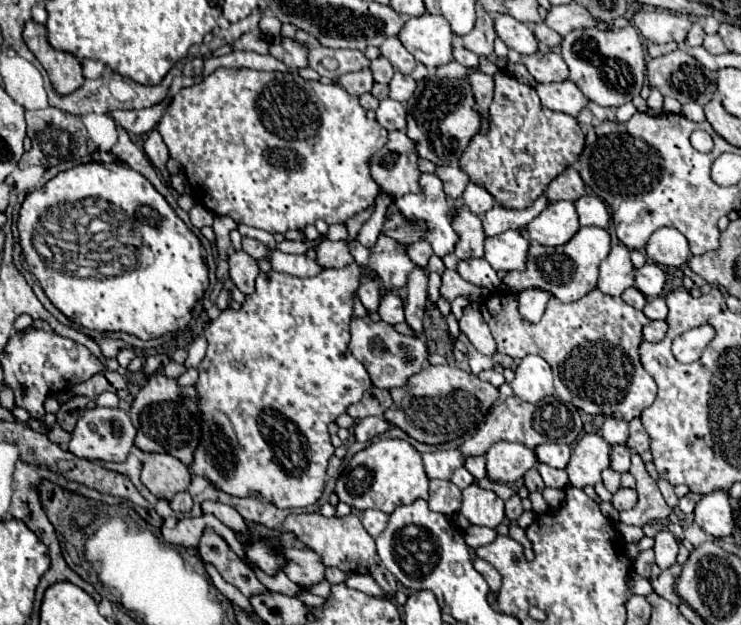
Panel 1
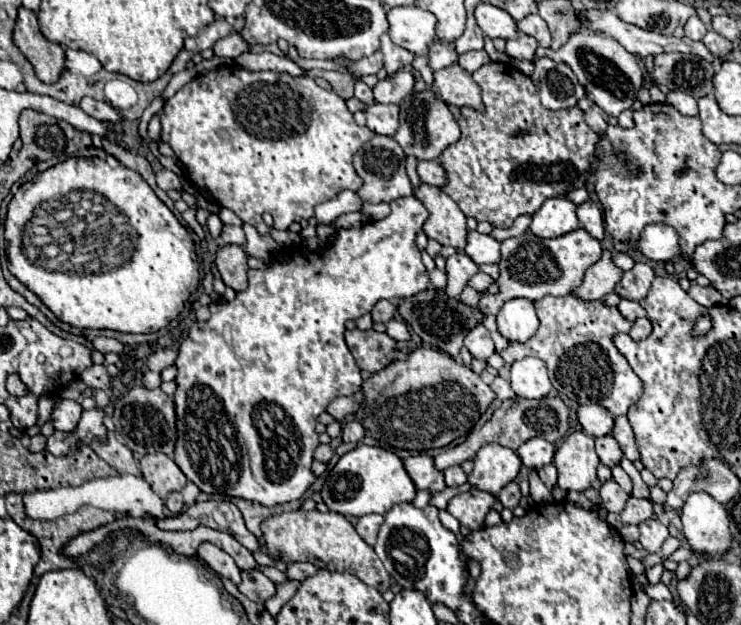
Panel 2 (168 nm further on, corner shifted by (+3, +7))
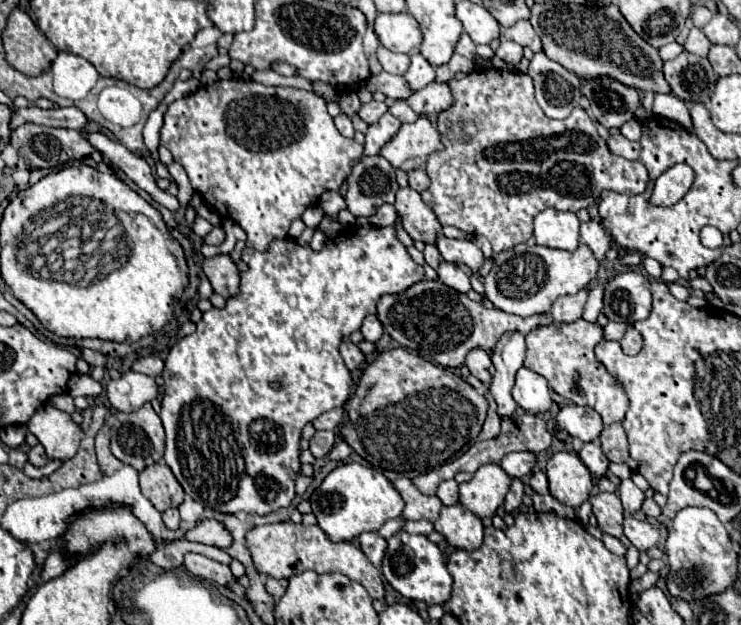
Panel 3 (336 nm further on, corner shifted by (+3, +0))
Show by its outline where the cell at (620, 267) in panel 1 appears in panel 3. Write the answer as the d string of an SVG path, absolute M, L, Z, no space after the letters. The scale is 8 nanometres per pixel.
M419 281L415 287L409 287L407 291L399 295L383 295L379 299L377 307L377 317L383 323L383 329L403 347L417 351L423 359L435 361L441 367L455 369L463 365L467 351L475 347L483 347L491 351L497 343L497 339L505 331L521 331L527 335L533 327L539 323L549 323L549 321L563 321L563 323L573 323L583 315L585 303L587 303L589 291L581 289L573 295L563 295L559 297L551 311L547 315L533 315L533 317L519 317L511 315L499 309L485 309L477 301L471 301L465 293L451 291L451 287L443 287L439 281Z

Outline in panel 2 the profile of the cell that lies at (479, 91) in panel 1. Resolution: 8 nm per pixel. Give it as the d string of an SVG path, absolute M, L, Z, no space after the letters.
M451 64L447 68L441 68L439 72L433 72L431 90L449 106L471 106L475 110L483 110L479 86L459 64Z

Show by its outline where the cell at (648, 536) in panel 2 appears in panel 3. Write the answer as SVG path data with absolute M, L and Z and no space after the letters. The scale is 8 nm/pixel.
M629 517L623 521L623 529L625 529L625 537L639 551L647 551L651 547L657 547L657 543L659 543L659 531L649 521L637 521L637 519Z

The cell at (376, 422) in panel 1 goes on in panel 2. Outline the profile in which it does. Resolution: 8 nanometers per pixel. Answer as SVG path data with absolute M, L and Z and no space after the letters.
M351 420L343 426L343 436L341 436L343 442L359 442L363 436L365 436L365 428L361 426L359 420Z

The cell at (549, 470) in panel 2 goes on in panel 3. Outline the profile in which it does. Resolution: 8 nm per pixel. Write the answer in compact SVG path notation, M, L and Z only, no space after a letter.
M535 471L533 475L531 475L531 481L529 481L529 485L537 491L537 493L541 493L541 495L547 495L549 493L549 483L547 483L547 475L543 473L543 471Z

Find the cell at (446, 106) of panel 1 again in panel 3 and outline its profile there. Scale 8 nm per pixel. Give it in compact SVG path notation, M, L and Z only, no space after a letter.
M421 115L413 123L403 123L399 133L381 149L381 155L393 167L413 171L425 167L427 157L441 149L445 149L445 145L437 125Z

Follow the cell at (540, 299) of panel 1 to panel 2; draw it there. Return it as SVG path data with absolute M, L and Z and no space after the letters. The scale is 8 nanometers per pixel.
M515 298L505 302L497 314L497 332L509 342L527 342L539 328L535 306L531 300Z

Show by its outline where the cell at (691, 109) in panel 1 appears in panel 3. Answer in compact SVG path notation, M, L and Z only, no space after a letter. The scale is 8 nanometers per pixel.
M659 93L659 95L655 95L653 113L683 125L687 131L693 131L693 121L691 121L691 113L689 113L687 103L681 101L679 97L671 95L671 93L665 93L665 95Z

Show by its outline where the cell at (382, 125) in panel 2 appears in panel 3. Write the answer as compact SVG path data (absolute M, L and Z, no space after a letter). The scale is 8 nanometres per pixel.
M385 113L377 123L369 125L365 135L365 155L377 155L385 143L389 143L401 127L401 121L391 113Z

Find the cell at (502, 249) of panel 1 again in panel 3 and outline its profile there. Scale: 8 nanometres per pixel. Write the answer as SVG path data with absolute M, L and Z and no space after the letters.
M441 237L437 241L437 249L439 249L439 253L441 253L441 257L445 261L467 265L473 273L481 271L483 263L485 263L483 251L473 241L467 241L467 239L447 239L447 237Z

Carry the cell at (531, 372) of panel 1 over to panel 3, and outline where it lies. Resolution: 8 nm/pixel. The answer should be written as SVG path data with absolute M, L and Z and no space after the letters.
M521 367L517 371L517 381L513 387L513 399L519 407L523 407L529 413L545 413L551 407L551 395L547 387L547 379L543 375L537 375L535 371Z

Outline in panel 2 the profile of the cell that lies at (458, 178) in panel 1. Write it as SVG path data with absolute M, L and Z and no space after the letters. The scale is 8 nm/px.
M425 160L425 162L419 162L417 164L417 174L421 178L421 182L429 184L429 186L443 186L447 182L445 178L445 172L441 168L441 164L437 160Z

